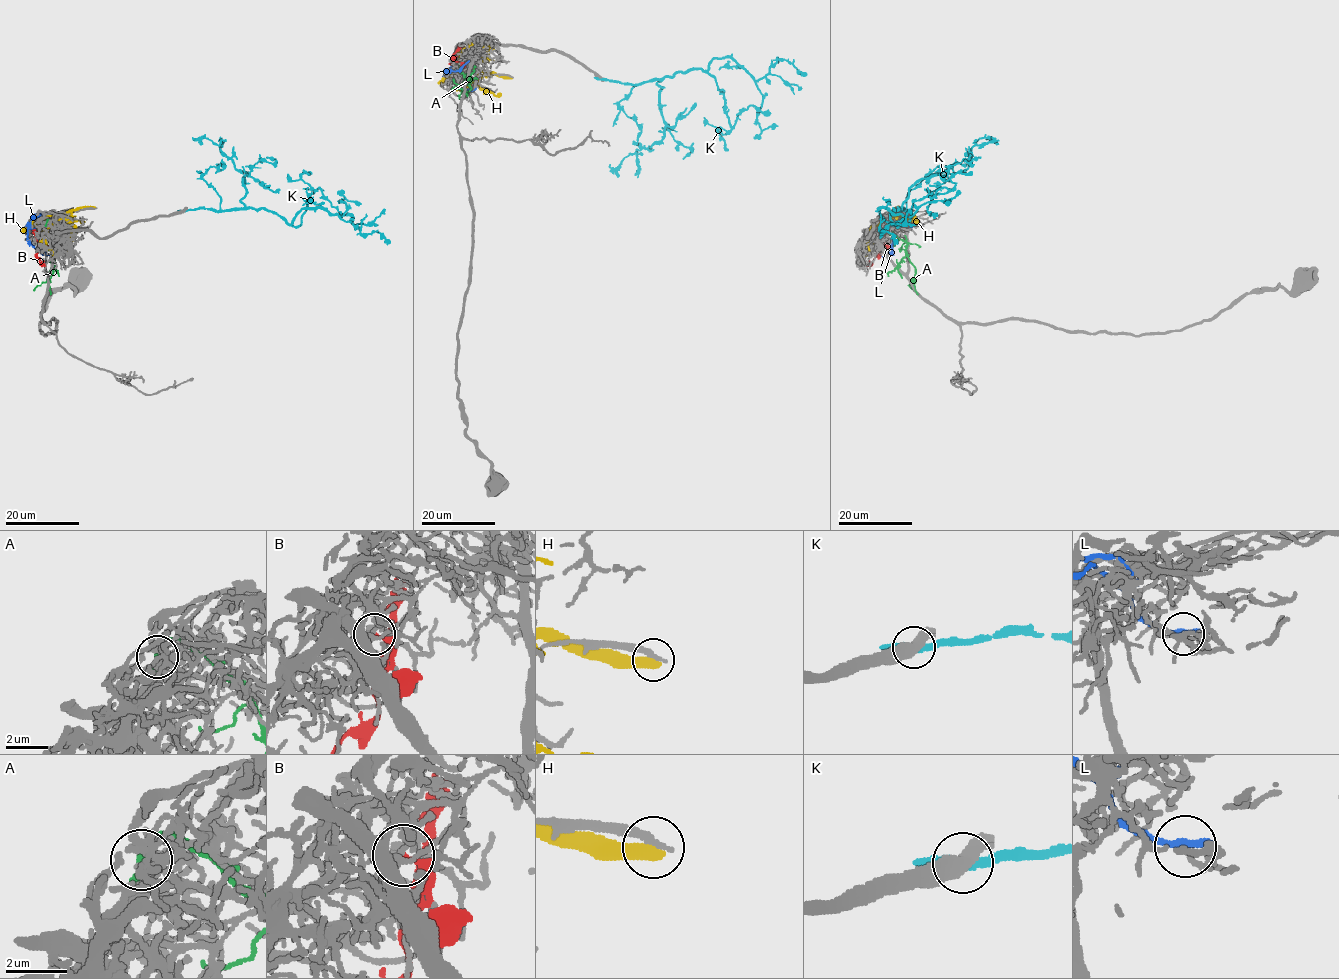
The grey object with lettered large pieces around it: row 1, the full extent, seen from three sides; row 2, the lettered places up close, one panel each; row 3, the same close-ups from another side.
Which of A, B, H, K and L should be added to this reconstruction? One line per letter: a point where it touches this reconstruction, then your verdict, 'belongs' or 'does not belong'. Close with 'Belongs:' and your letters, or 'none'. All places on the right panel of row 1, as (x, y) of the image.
A: meets grey at (878, 222); does not belong
B: meets grey at (881, 239); does not belong
H: meets grey at (898, 207); does not belong
K: meets grey at (900, 210); does not belong
L: meets grey at (911, 227); does not belong
Belongs: none

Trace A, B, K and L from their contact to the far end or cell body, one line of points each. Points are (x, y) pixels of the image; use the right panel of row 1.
A: (878, 222), (885, 220), (906, 243), (905, 251), (915, 268), (914, 279), (910, 283), (914, 290)
B: (880, 239), (883, 242), (880, 253), (867, 266)
K: (900, 210), (891, 211), (891, 224), (878, 208), (910, 217), (921, 205), (951, 199), (947, 204)
L: (911, 227), (901, 214), (894, 222), (891, 251), (882, 256)

